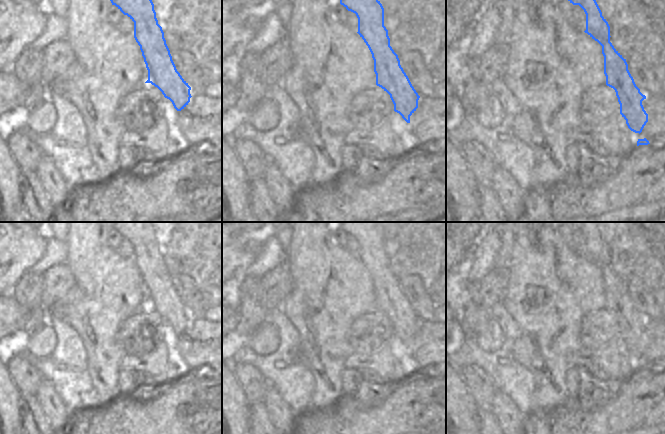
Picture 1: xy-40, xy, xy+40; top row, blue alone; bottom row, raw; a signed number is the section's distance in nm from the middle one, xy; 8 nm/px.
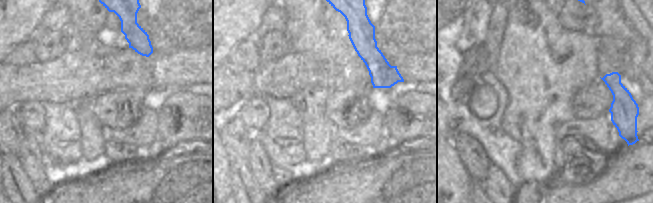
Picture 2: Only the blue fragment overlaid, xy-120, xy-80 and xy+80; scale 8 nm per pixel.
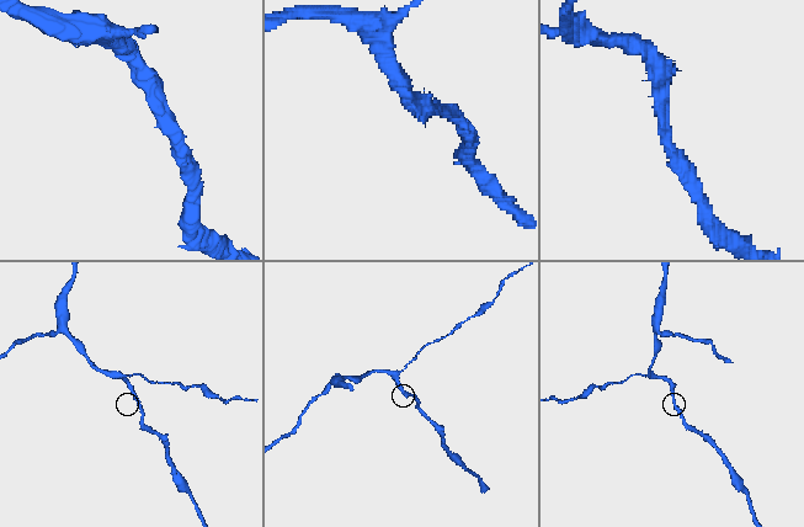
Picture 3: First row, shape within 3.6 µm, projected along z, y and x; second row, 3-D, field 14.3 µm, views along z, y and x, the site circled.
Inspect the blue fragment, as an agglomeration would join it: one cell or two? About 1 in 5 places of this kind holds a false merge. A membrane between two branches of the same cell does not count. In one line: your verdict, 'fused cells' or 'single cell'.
single cell

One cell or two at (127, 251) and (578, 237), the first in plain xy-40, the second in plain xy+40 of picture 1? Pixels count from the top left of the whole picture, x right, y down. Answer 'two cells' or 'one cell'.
one cell

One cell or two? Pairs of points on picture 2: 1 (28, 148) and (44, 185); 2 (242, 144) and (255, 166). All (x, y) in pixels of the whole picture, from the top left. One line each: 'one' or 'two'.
1: one
2: two

